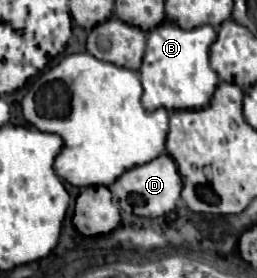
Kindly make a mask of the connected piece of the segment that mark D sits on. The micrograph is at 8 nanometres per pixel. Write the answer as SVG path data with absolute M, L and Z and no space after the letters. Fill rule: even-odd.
M165 154L159 156L157 160L151 160L149 164L143 164L141 168L131 168L129 172L125 172L125 176L121 176L121 180L111 184L111 192L123 204L123 208L131 208L133 214L149 216L149 218L157 218L171 212L179 200L181 188L183 182L179 178L177 166Z

